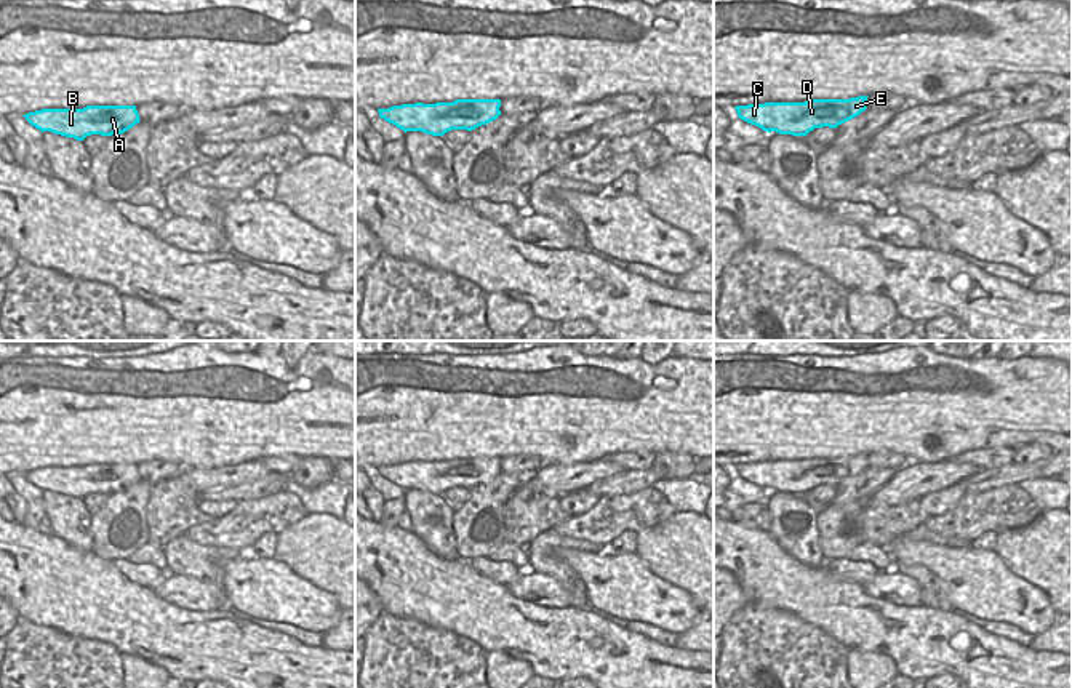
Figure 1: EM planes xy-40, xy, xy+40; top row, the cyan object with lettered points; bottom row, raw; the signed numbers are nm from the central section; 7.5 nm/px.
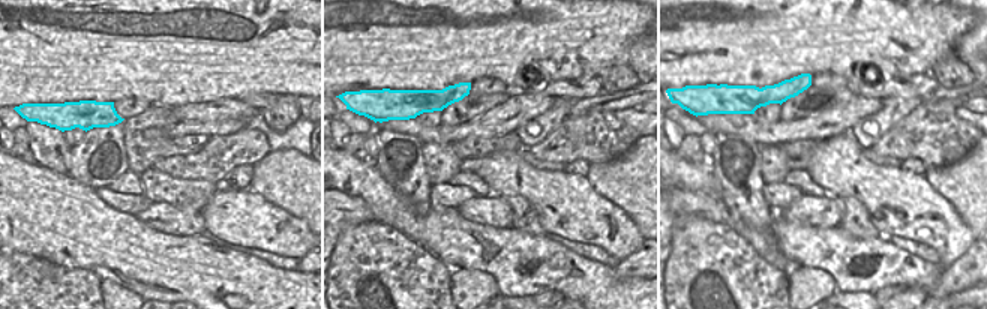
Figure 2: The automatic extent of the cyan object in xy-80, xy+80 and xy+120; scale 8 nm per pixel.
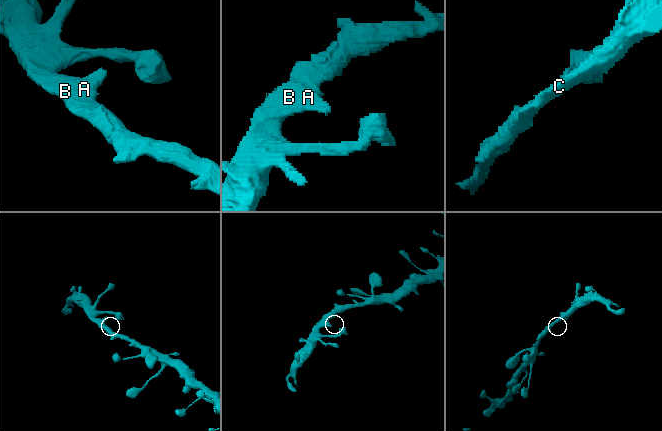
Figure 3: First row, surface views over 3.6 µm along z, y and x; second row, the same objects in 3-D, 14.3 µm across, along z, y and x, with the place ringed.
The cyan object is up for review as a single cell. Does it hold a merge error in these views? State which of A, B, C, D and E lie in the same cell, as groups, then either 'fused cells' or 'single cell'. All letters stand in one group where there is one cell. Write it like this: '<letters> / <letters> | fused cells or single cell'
A B C D E | single cell

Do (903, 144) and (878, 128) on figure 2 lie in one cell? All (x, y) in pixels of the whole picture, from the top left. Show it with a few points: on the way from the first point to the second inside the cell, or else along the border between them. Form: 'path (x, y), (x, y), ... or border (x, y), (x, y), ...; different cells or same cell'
border (912, 110), (869, 149); different cells

